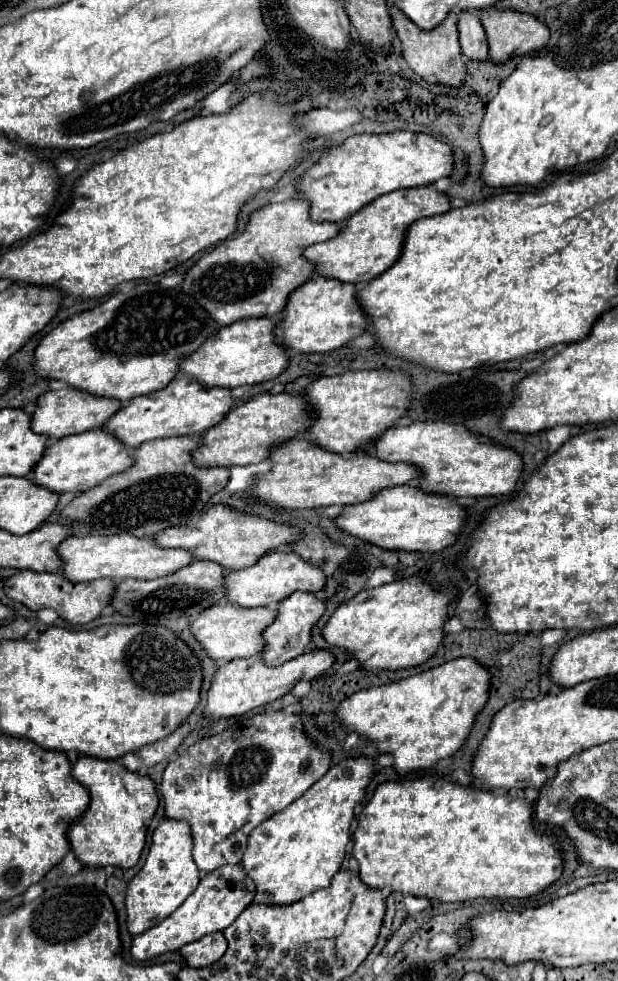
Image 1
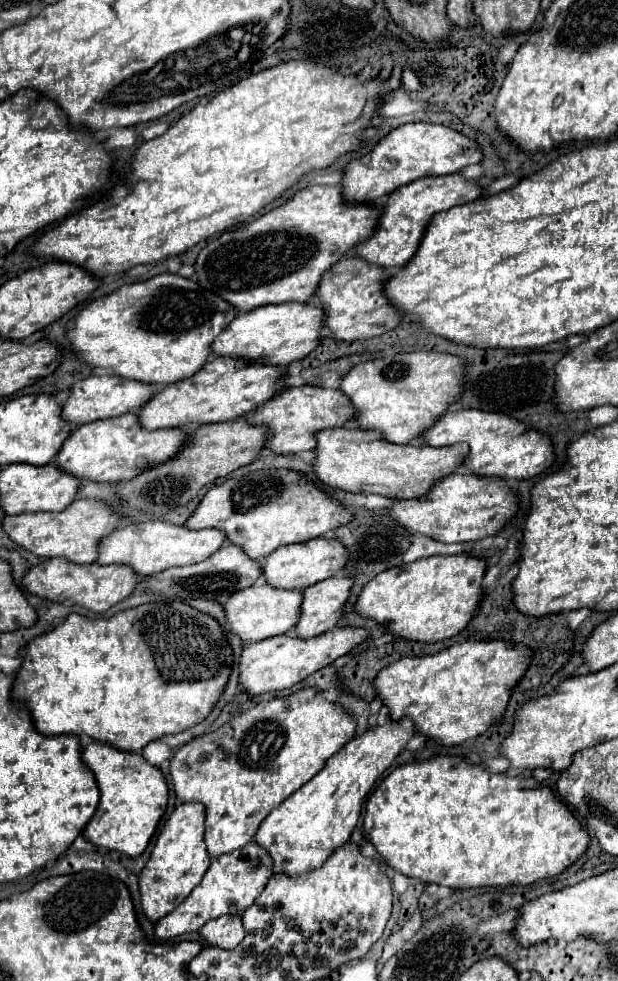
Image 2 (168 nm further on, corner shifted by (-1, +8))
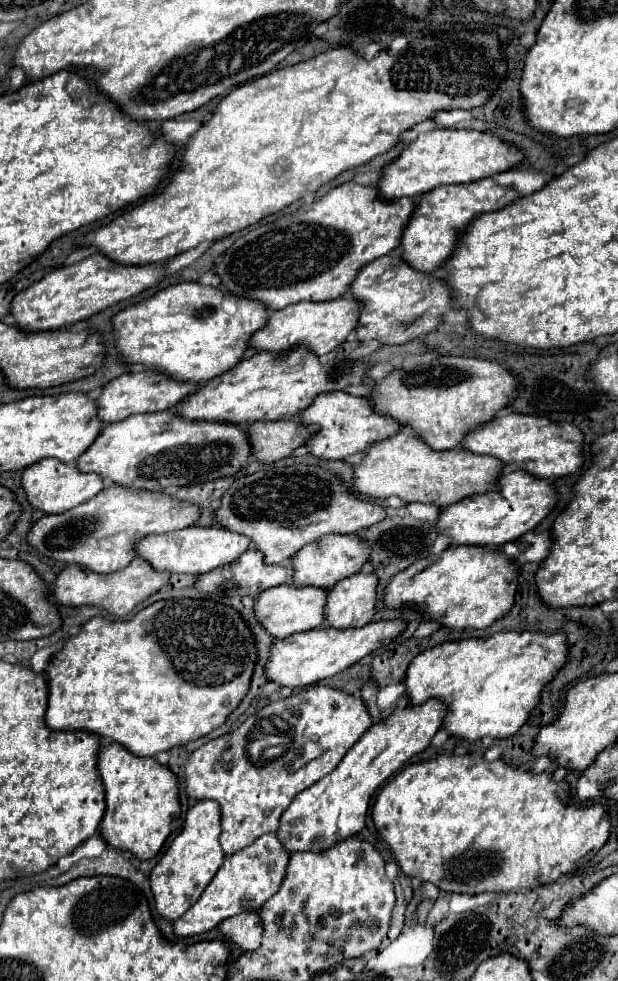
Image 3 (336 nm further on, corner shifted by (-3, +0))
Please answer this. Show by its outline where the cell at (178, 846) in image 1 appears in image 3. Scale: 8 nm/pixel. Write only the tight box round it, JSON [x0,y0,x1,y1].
[151,799,225,921]

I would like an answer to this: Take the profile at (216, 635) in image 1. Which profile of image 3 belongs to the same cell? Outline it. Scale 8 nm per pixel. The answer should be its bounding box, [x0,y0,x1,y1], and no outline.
[255,583,327,639]

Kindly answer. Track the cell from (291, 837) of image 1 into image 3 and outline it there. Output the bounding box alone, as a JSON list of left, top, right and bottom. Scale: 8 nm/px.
[277,699,449,853]

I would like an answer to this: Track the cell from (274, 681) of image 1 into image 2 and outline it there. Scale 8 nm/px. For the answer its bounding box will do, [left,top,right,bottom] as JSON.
[239,627,367,695]

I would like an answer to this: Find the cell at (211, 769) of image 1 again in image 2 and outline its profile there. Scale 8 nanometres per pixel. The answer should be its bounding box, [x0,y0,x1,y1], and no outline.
[169,689,355,857]

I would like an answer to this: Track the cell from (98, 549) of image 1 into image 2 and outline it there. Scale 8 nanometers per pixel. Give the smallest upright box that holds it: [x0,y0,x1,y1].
[97,521,225,575]

